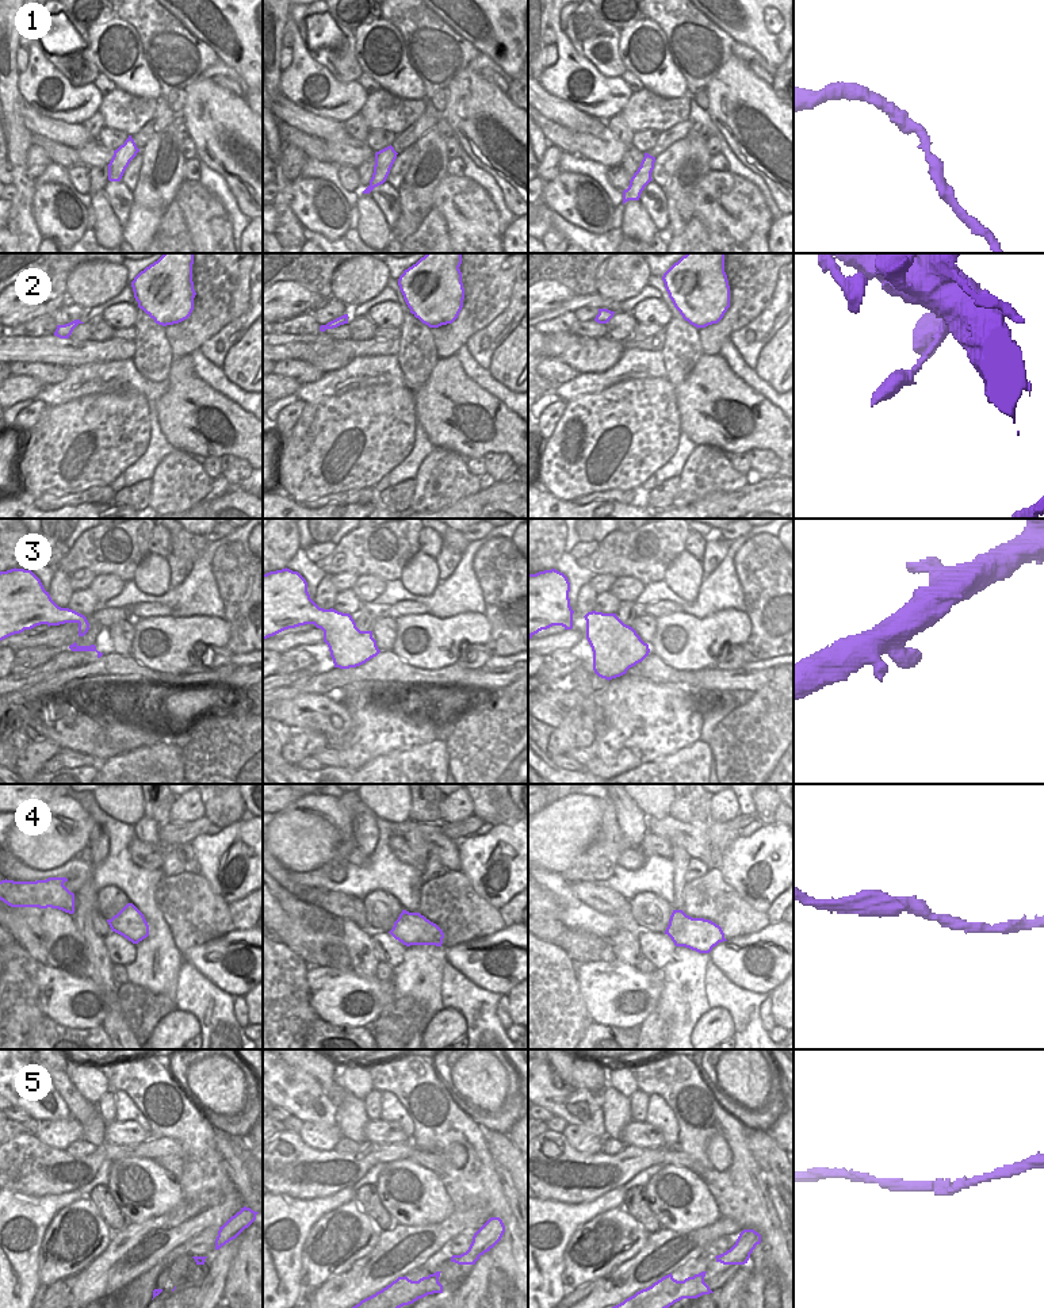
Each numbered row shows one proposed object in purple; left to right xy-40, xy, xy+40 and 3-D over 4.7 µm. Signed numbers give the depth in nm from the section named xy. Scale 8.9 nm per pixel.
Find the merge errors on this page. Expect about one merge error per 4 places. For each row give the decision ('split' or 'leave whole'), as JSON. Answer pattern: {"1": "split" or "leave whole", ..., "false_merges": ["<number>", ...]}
{"1": "leave whole", "2": "leave whole", "3": "leave whole", "4": "leave whole", "5": "leave whole", "false_merges": []}

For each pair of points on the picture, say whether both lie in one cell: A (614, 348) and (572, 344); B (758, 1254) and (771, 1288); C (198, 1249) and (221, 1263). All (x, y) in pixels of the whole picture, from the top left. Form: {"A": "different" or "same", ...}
{"A": "same", "B": "same", "C": "different"}

